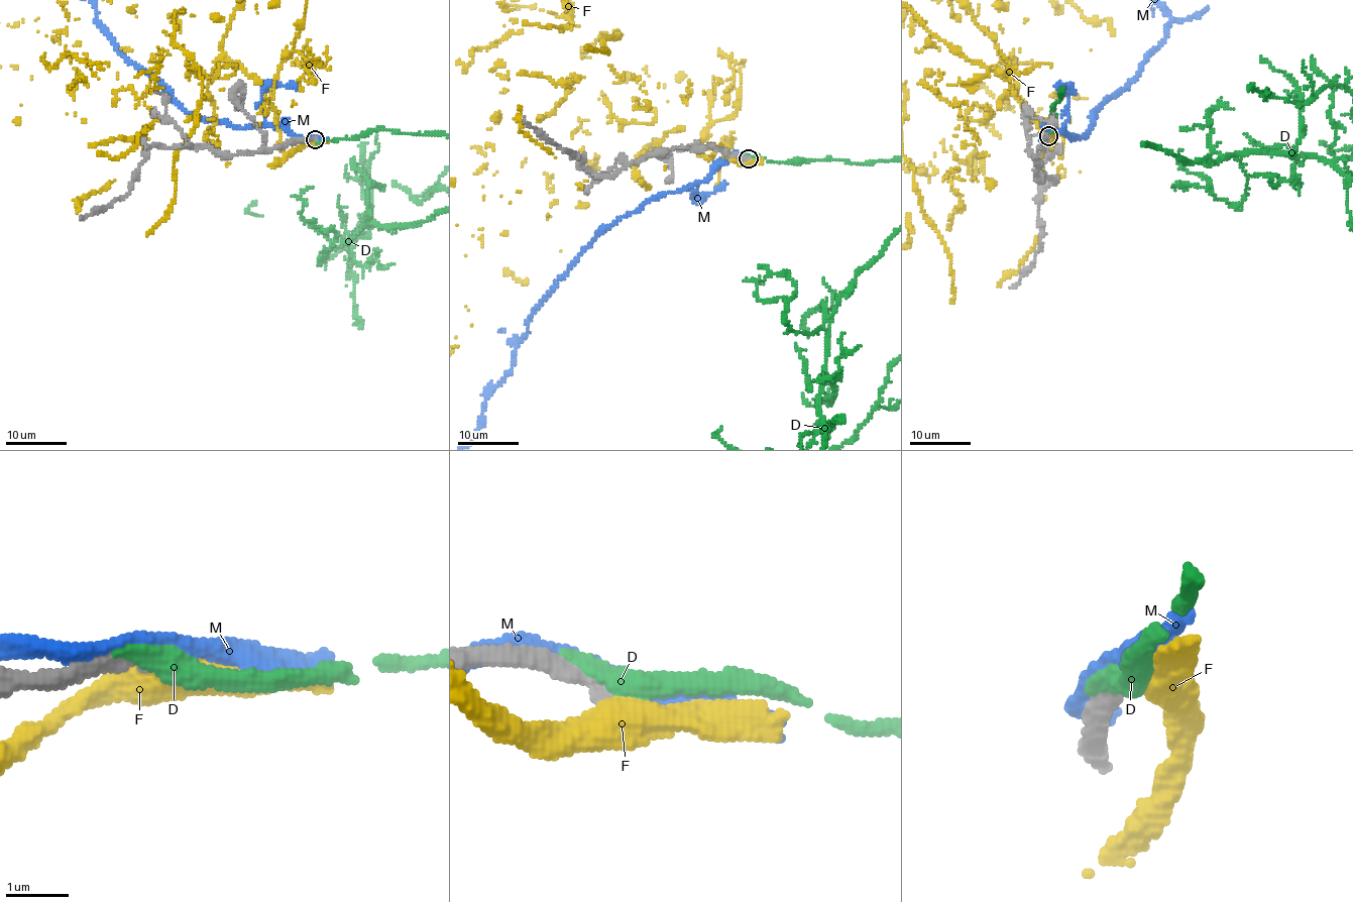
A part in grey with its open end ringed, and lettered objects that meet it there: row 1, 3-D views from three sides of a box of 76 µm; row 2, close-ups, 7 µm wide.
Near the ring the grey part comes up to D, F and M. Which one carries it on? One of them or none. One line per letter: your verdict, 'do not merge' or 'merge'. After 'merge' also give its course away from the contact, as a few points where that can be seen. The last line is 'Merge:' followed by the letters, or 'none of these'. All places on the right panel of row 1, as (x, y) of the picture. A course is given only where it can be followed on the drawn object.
D: do not merge
F: do not merge
M: do not merge
Merge: none of these

